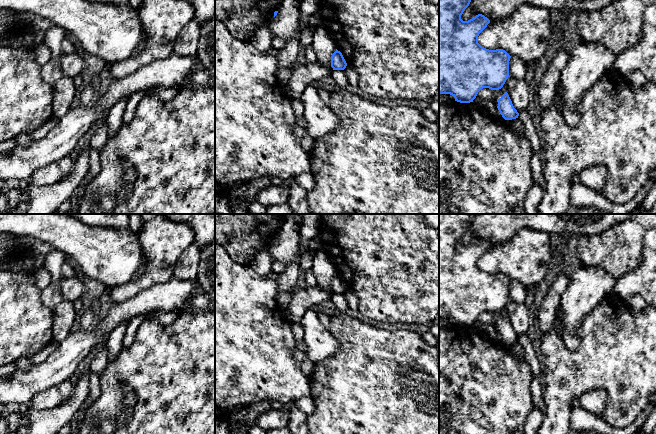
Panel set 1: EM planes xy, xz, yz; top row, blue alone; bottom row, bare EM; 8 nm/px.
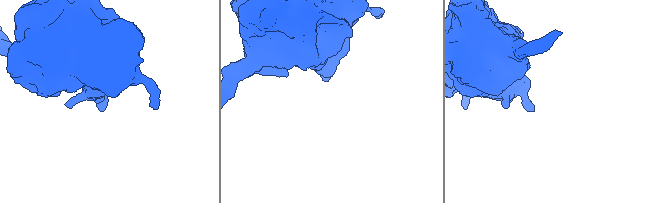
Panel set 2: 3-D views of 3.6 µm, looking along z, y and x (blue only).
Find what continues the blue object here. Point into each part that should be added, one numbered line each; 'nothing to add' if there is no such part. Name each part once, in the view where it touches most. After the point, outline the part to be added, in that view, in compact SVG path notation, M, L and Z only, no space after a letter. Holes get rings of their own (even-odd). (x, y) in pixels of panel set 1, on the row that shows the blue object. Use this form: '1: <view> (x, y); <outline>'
nothing to add

